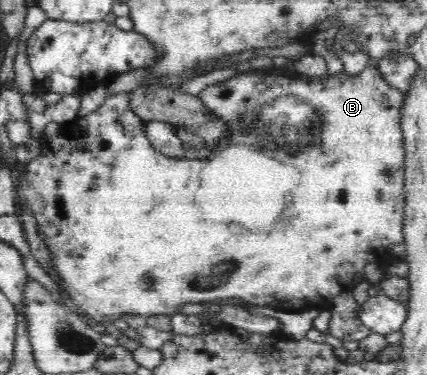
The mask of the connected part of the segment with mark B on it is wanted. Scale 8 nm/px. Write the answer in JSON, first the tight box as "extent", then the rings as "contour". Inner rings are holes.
{"extent":[17,66,406,323],"contour":[[[365,66],[361,72],[352,75],[342,70],[339,74],[307,76],[301,78],[293,72],[276,72],[275,67],[265,68],[262,73],[238,73],[234,77],[209,85],[197,94],[207,111],[215,119],[221,120],[225,131],[210,156],[197,156],[197,159],[165,156],[153,148],[149,139],[143,138],[142,124],[126,108],[126,97],[109,97],[99,110],[78,121],[81,125],[78,136],[58,136],[47,139],[41,150],[42,154],[27,164],[25,178],[17,186],[19,207],[28,207],[34,213],[38,227],[44,229],[44,236],[49,238],[49,249],[54,258],[57,273],[61,276],[62,288],[70,294],[64,300],[78,314],[83,311],[94,320],[121,323],[122,314],[167,315],[173,317],[175,311],[185,303],[212,303],[227,298],[240,298],[251,306],[276,312],[309,312],[309,308],[320,312],[333,304],[333,299],[343,293],[351,293],[357,274],[365,270],[367,264],[377,264],[387,276],[386,268],[403,262],[393,253],[393,246],[406,246],[404,235],[405,218],[405,169],[403,135],[400,127],[401,102],[403,92],[389,84],[383,73],[375,66]],[[219,264],[227,266],[219,272]]]}

